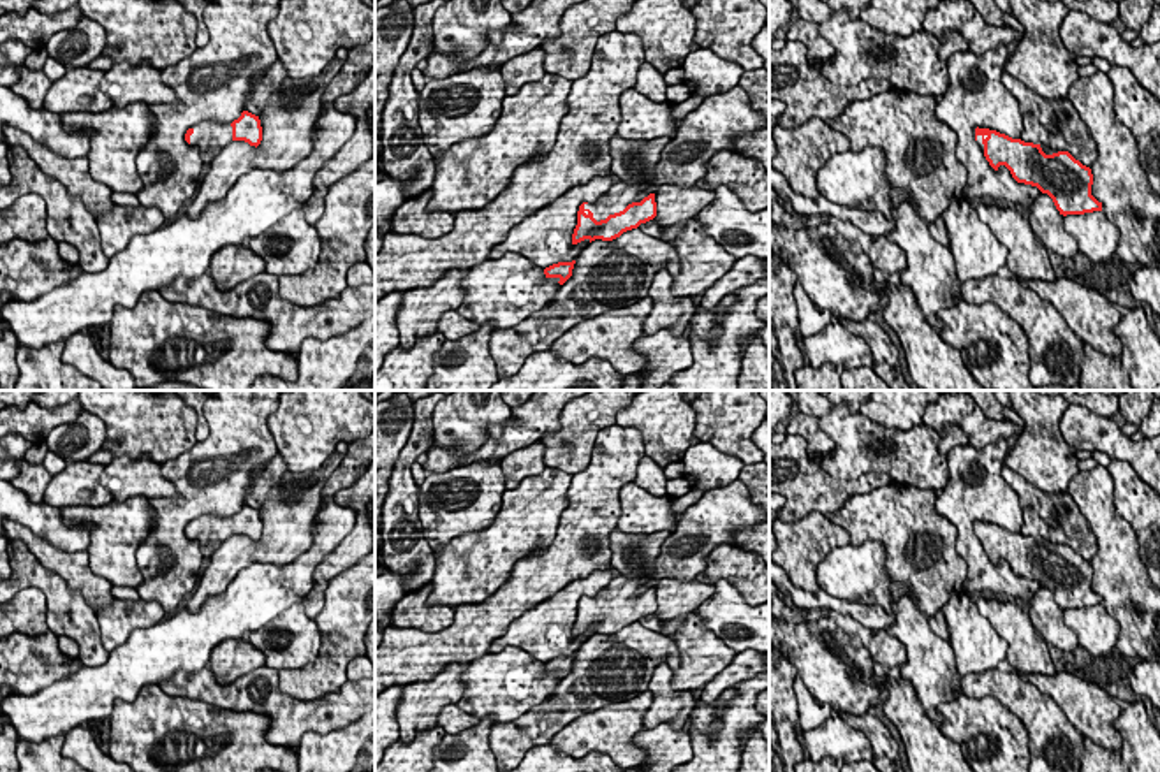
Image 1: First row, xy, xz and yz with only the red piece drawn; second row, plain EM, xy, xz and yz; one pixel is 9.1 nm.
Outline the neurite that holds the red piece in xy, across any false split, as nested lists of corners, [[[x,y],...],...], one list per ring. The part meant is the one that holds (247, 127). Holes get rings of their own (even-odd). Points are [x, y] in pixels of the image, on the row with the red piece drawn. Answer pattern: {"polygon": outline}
{"polygon": [[[243,111],[232,123],[206,120],[187,130],[185,141],[197,146],[202,164],[211,164],[213,158],[231,142],[245,141],[250,146],[259,146],[262,141],[262,127],[259,116]]]}

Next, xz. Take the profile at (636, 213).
{"polygon": [[[625,183],[613,185],[595,202],[583,202],[577,211],[577,225],[572,234],[572,244],[584,239],[613,241],[623,232],[637,229],[657,216],[655,193],[641,202],[634,199],[650,185],[630,186]]]}

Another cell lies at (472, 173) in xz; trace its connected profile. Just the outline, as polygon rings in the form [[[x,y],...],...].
[[[546,72],[539,81],[505,95],[502,114],[482,137],[452,144],[433,158],[435,178],[428,211],[482,209],[530,158],[546,157],[569,113],[572,79]]]

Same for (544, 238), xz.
[[[609,174],[593,176],[588,183],[569,188],[554,202],[540,208],[512,227],[507,239],[491,248],[489,259],[500,259],[507,251],[514,251],[540,269],[558,262],[576,260],[590,244],[590,239],[577,244],[572,243],[579,206],[583,202],[595,202],[611,186]]]

